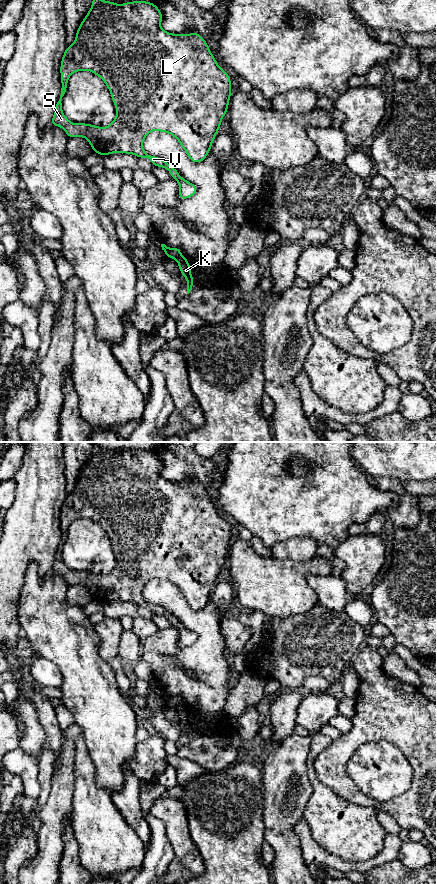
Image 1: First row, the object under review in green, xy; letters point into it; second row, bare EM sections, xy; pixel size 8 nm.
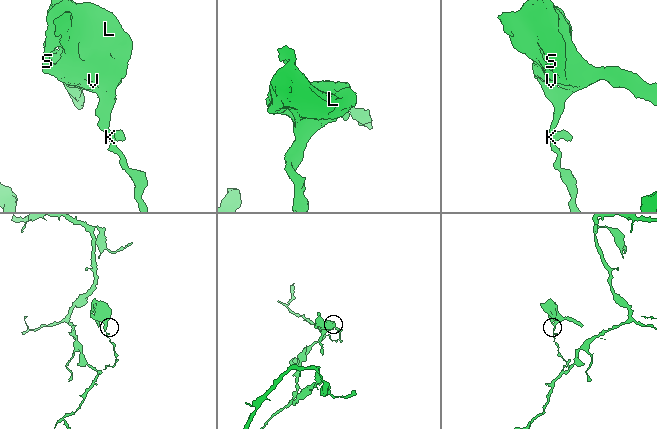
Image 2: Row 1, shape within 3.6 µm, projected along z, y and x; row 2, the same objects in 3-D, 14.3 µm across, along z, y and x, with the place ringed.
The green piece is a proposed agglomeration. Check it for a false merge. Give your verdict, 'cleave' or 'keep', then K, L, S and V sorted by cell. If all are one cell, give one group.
cleave; groups K / L S V

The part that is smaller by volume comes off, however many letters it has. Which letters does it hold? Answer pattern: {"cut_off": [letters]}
{"cut_off": ["L", "S", "V"]}

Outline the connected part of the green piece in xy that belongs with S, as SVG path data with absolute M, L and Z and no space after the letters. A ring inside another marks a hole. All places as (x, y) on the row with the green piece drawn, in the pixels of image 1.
M92 0L90 10L77 29L75 42L67 46L61 59L62 87L51 125L61 127L69 138L87 139L93 152L103 157L113 153L126 153L139 158L148 158L155 167L162 167L169 171L172 179L179 184L179 198L184 200L197 193L196 185L182 178L177 169L165 160L147 154L143 149L143 141L152 131L170 133L178 140L192 162L204 161L219 132L221 121L227 113L231 97L231 79L218 65L202 36L197 32L191 34L169 33L161 28L162 19L160 9L152 2L132 1L116 4L111 1ZM77 71L91 71L106 84L117 112L110 125L98 127L86 123L72 123L64 115L62 99L67 92L69 77Z

